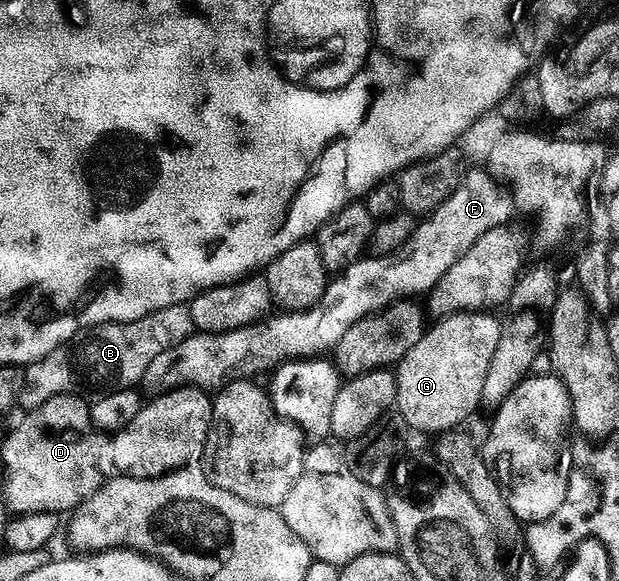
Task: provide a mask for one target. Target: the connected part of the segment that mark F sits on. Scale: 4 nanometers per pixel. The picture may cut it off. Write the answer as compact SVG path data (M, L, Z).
M487 169L472 170L469 174L467 171L455 192L438 209L432 211L430 216L417 221L410 240L406 240L403 248L397 250L395 254L388 254L385 258L365 256L354 264L350 264L345 270L339 271L329 281L318 304L314 304L308 310L276 312L255 322L253 326L234 328L230 332L221 334L193 332L186 340L182 340L182 344L174 344L174 348L166 348L166 352L154 356L150 368L146 368L142 386L145 386L149 390L147 393L152 396L164 394L168 390L176 390L180 386L197 386L200 390L216 392L230 385L231 382L255 379L257 377L255 374L260 374L263 370L271 371L281 362L311 358L331 351L338 344L338 340L342 340L342 336L350 329L350 324L358 324L358 320L380 313L384 307L392 305L393 302L407 299L409 296L420 296L431 290L432 286L444 275L446 268L450 268L450 264L457 262L466 252L466 248L470 248L470 244L474 244L483 234L490 232L490 228L505 225L509 221L508 216L513 214L514 207L511 197L499 188L501 189Z

